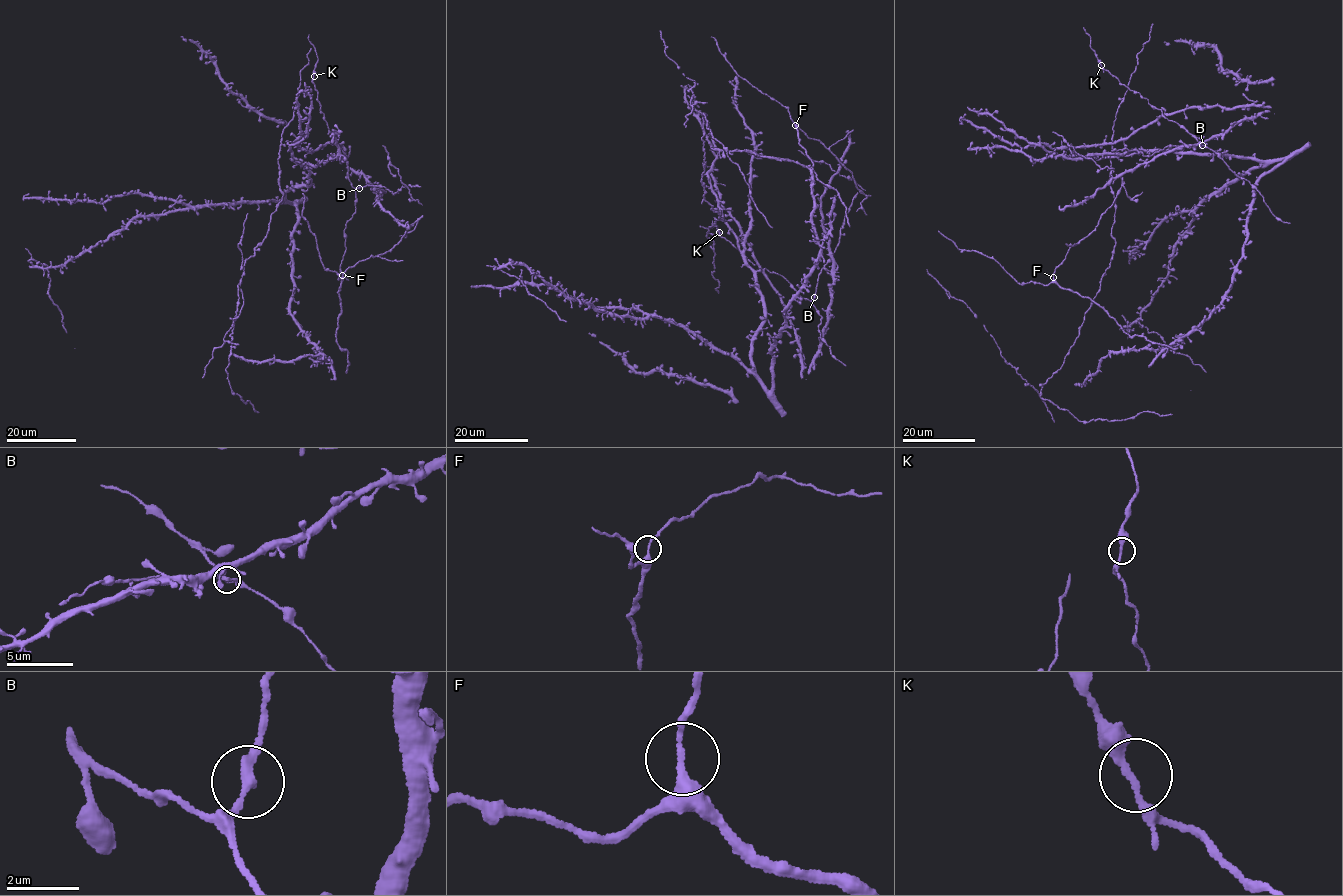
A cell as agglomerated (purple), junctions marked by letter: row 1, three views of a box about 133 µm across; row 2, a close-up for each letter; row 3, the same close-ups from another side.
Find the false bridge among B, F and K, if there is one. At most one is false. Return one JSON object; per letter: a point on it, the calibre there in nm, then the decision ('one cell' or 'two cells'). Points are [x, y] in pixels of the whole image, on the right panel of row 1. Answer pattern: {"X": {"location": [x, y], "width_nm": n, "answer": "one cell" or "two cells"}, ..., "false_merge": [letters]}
{"B": {"location": [1202, 145], "width_nm": 240, "answer": "one cell"}, "F": {"location": [1053, 277], "width_nm": 240, "answer": "two cells"}, "K": {"location": [1101, 65], "width_nm": 240, "answer": "one cell"}, "false_merge": ["F"]}

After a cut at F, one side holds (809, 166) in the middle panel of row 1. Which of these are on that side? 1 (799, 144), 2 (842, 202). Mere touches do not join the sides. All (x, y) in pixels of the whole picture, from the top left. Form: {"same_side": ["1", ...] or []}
{"same_side": ["1", "2"]}

